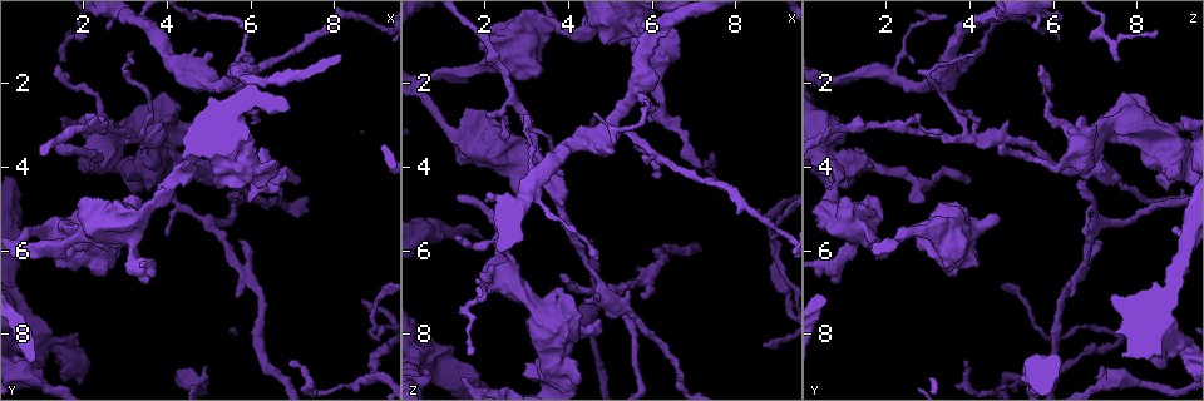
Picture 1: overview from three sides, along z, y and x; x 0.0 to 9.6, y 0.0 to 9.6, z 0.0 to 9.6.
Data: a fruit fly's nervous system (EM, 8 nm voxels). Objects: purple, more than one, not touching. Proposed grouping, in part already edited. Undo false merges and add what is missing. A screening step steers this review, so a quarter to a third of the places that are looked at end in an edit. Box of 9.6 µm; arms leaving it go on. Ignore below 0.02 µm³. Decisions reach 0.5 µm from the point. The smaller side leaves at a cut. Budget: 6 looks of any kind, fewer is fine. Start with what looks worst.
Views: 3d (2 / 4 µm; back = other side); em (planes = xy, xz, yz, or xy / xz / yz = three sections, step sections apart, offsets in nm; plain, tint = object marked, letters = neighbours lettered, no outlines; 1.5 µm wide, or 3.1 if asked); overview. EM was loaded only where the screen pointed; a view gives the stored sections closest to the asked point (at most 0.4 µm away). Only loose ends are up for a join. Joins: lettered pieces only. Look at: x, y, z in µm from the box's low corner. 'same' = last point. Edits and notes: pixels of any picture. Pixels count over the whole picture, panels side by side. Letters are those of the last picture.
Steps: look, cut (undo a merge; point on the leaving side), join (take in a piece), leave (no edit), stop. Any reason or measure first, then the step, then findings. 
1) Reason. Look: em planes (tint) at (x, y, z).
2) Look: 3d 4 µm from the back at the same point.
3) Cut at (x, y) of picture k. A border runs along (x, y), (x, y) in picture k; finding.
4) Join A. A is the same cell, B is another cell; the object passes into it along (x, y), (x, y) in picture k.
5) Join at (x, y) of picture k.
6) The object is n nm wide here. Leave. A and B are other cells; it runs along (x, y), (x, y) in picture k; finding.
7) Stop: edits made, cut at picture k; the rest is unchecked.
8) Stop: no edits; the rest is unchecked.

Free end. Look: 3d 4 µm at (5.75, 5.75, 7.10).

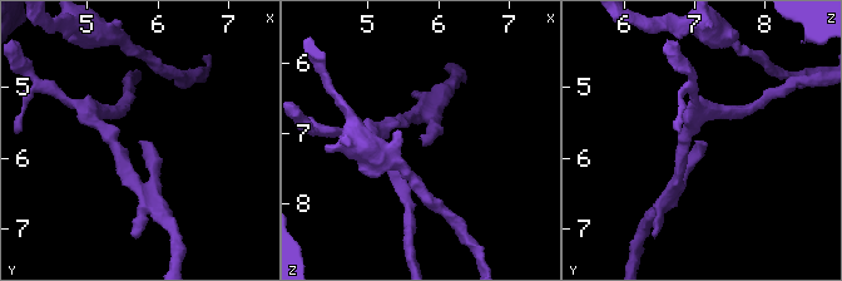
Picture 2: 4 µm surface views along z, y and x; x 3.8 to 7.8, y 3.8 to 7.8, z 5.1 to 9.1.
Now the EM. Look: em planes (letters) at (5.80, 5.75, 7.15).

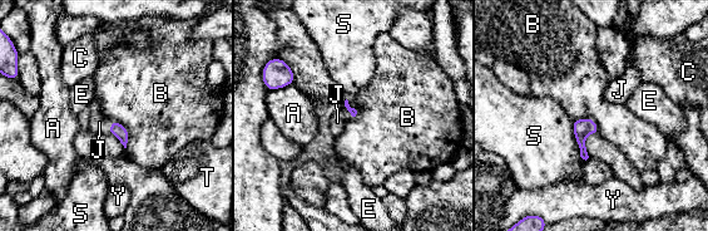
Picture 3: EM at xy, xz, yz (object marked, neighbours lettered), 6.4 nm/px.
Join J. J is the same cell, A, B, C, E, S, T and Y are other cells; the object passes into it along (352, 111), (347, 109), (337, 122) in picture 3; it goes on there.

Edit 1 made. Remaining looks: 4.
Look: overview.

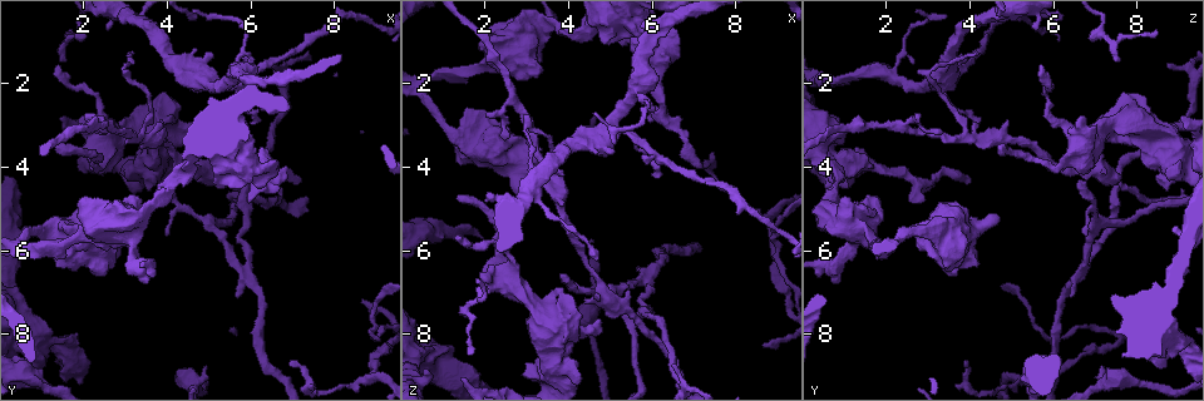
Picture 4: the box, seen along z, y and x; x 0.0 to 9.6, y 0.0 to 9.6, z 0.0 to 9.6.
Branch stops here. Look: em planes (plain) at (8.70, 7.20, 8.30).

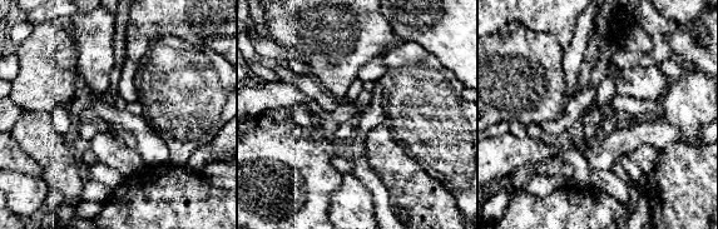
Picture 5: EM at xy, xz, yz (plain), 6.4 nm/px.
Look: em planes (letters) at the same point.

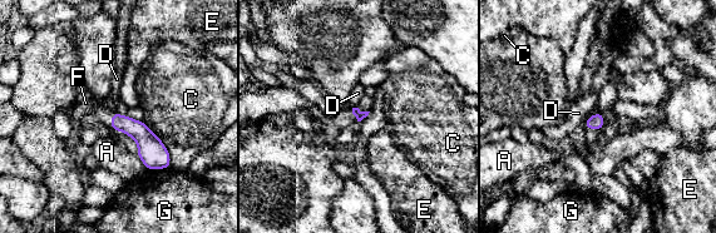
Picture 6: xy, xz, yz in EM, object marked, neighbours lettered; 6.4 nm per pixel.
Join F. F is the same cell, A, C, D, E and G are other cells; the object passes into it along (136, 129), (112, 118), (85, 103) in picture 6; the cell continues.

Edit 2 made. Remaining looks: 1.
Thick end. Look: em 3.1 µm planes (letters) at (4.25, 3.55, 8.00).

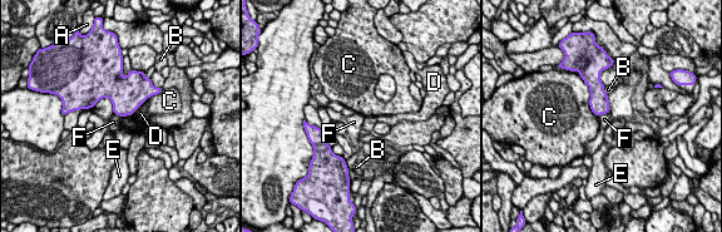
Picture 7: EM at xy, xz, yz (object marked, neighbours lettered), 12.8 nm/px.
Leave. A, B, C, D, E and F are other cells; a border runs along (608, 95), (609, 110), (598, 117) in picture 7; no lettered piece goes on from it.

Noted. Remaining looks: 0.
Stop: edits made, join at picture 3, join at picture 6; the rest is unchecked.

